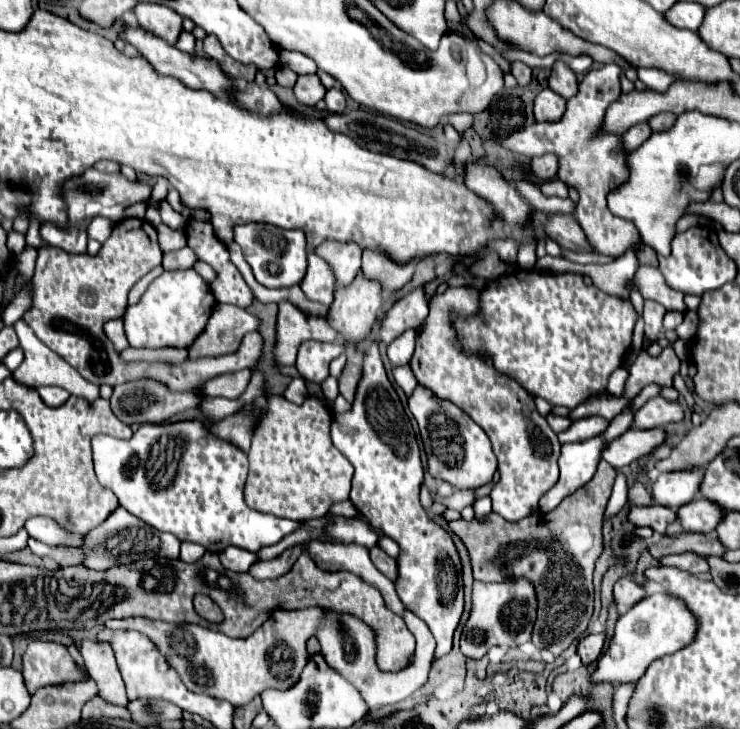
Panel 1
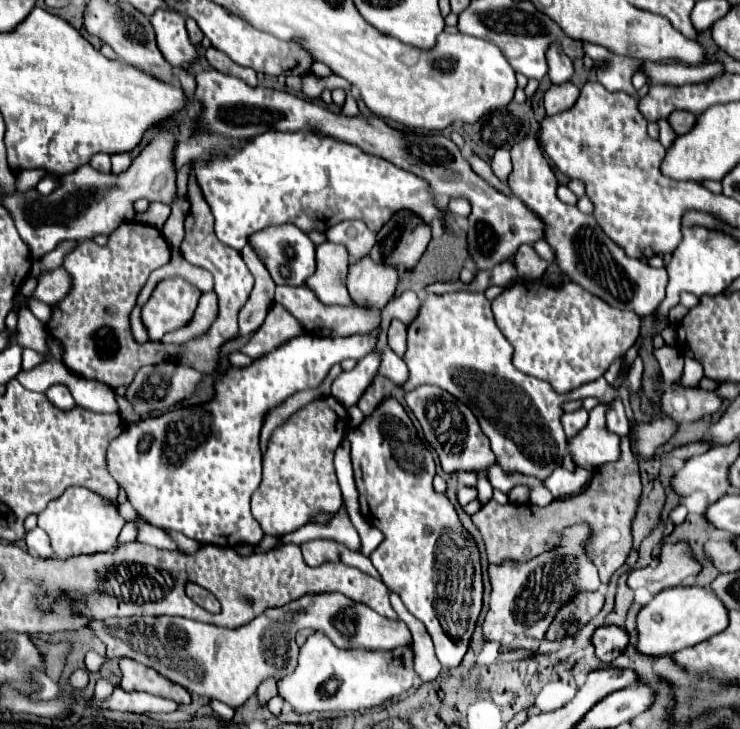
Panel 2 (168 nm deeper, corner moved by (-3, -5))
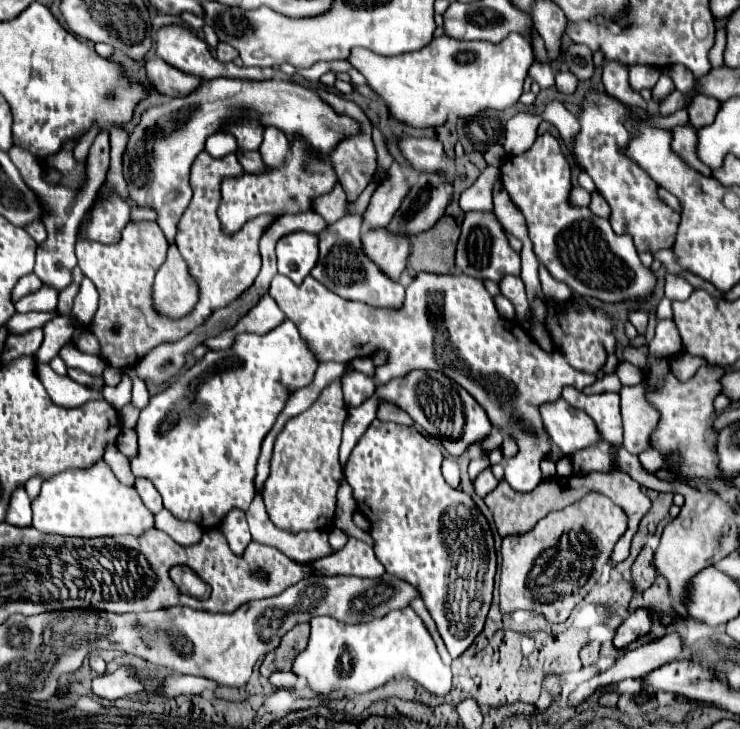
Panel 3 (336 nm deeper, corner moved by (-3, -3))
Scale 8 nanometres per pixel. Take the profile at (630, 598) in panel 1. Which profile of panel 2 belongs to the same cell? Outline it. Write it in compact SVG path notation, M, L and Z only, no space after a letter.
M664 544L660 562L632 570L628 586L632 590L646 588L650 594L658 594L666 588L674 588L688 576L696 576L696 572L700 572L700 564L694 562L688 544Z

